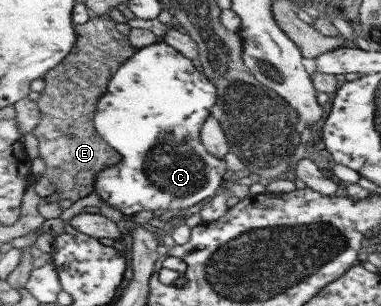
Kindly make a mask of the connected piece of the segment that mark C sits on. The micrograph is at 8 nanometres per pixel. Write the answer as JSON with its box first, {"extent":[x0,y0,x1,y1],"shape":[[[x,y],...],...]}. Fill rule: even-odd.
{"extent":[93,39,225,217],"shape":[[[162,39],[137,48],[110,77],[105,93],[99,97],[93,111],[96,133],[121,155],[118,163],[102,168],[93,179],[93,191],[100,199],[124,213],[170,209],[180,211],[180,217],[210,199],[220,187],[225,175],[224,160],[209,154],[199,140],[202,123],[216,101],[215,89],[202,73],[194,68],[195,62],[182,56]]]}

